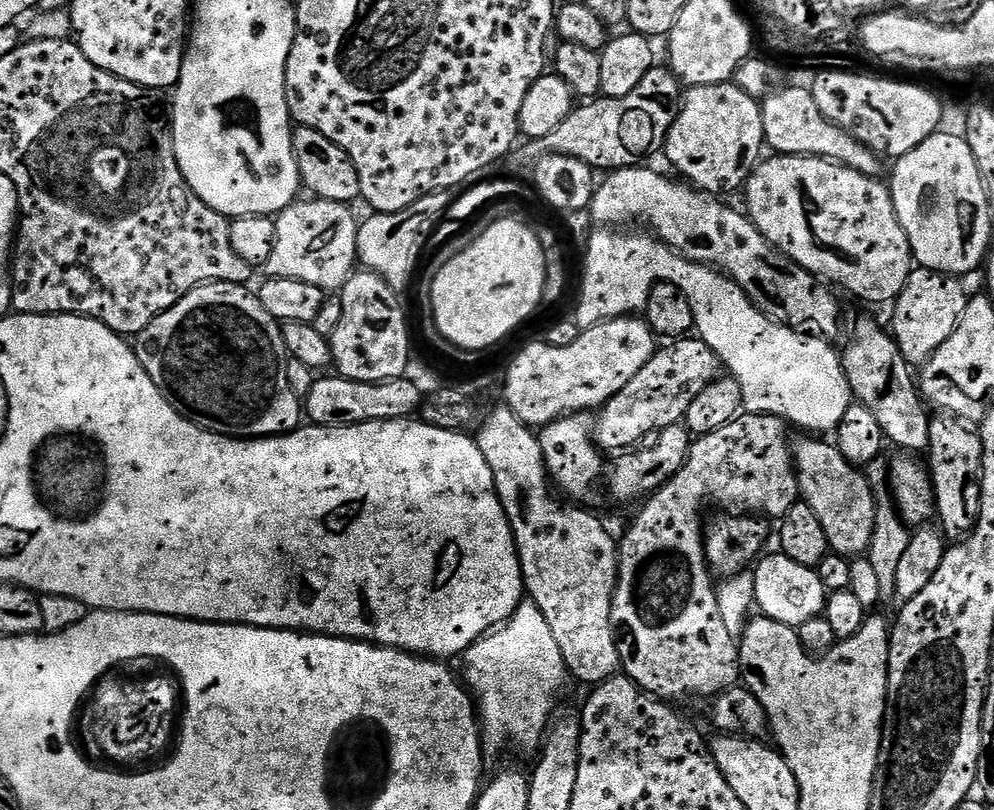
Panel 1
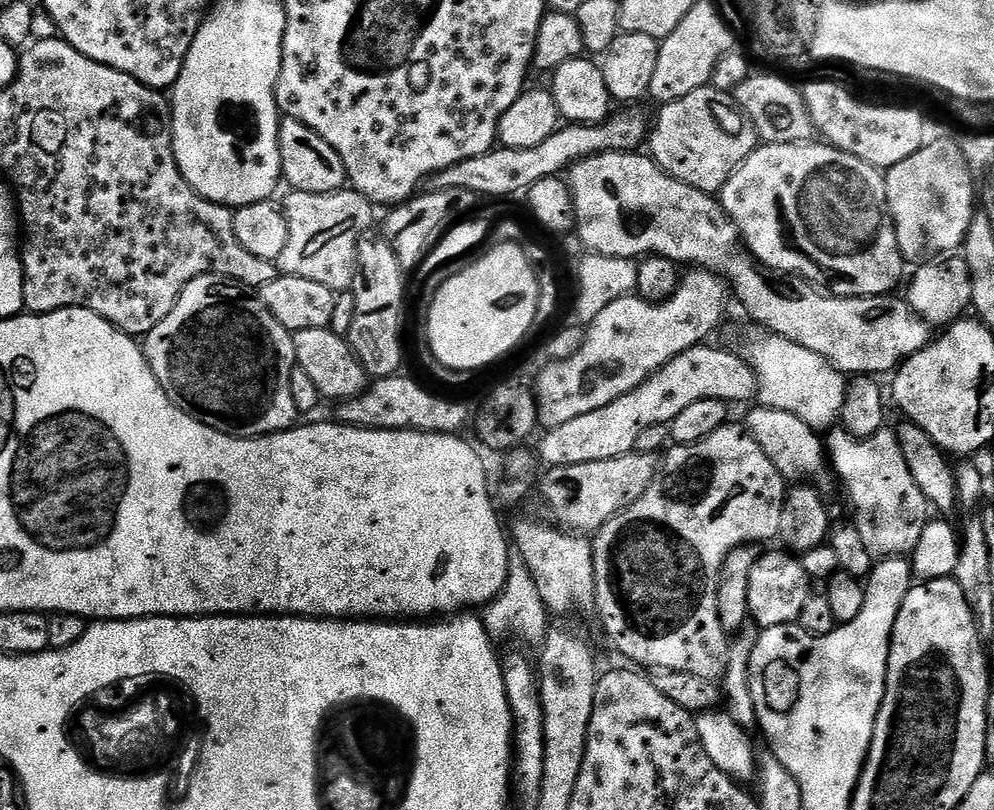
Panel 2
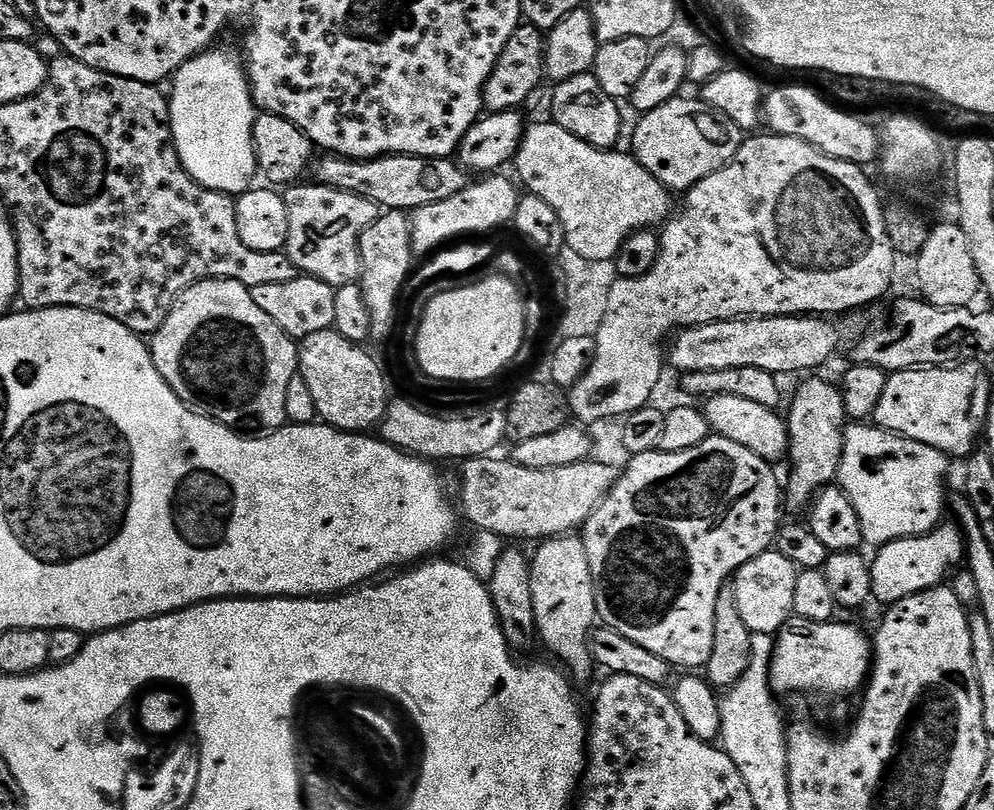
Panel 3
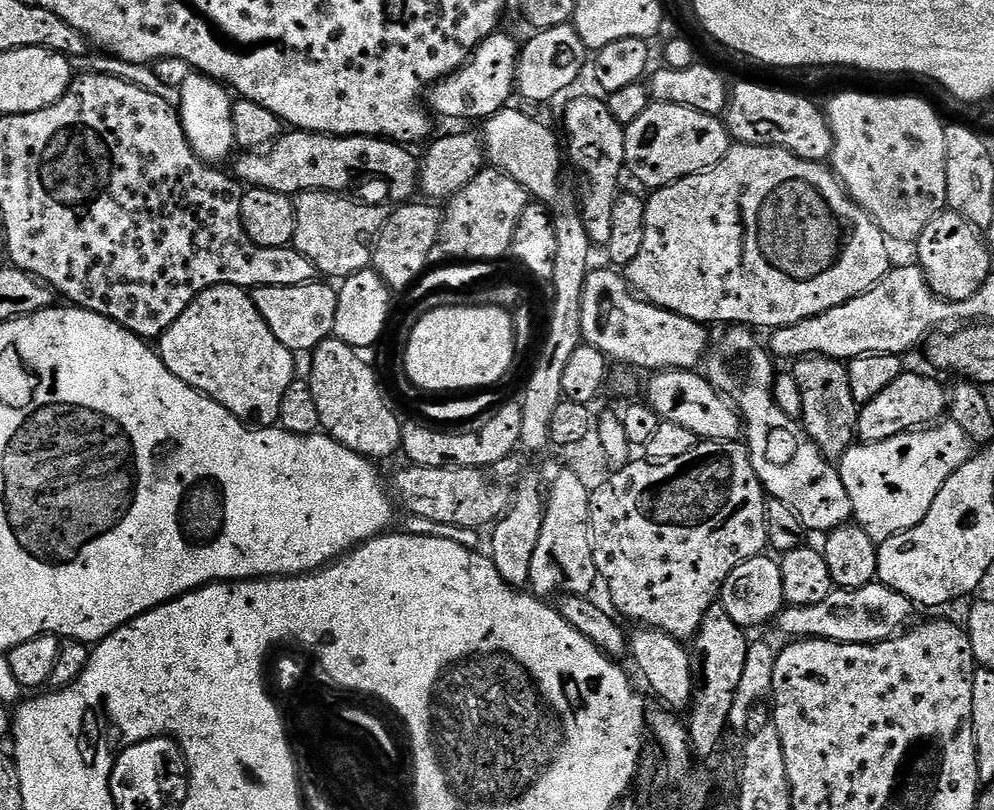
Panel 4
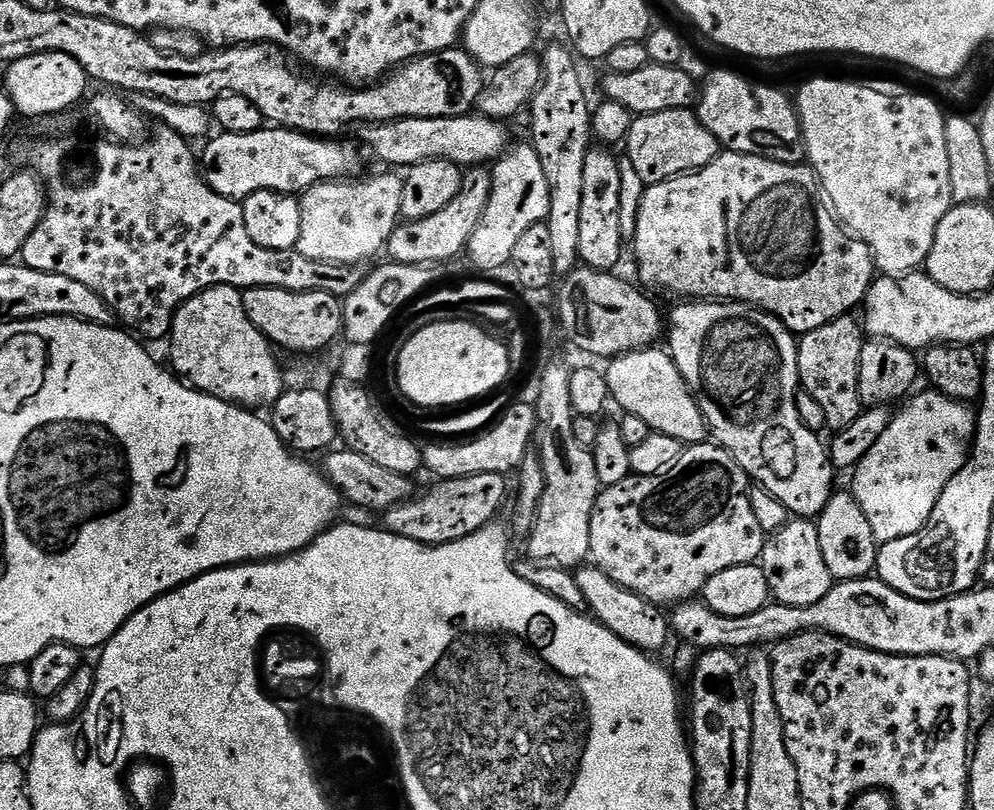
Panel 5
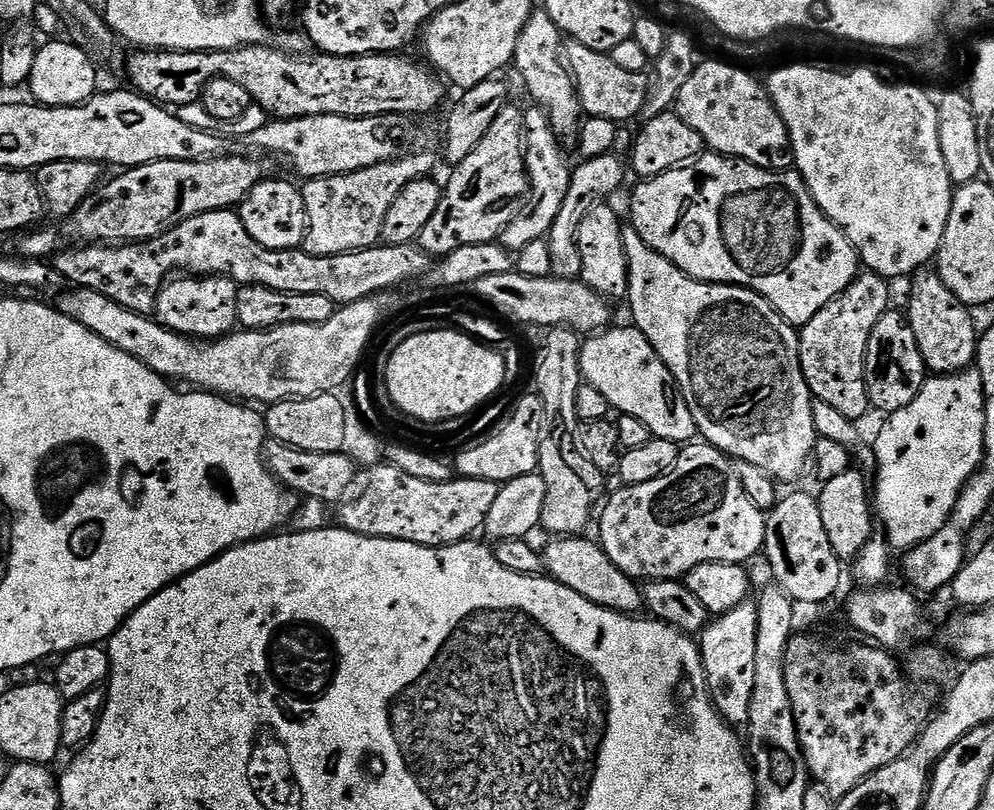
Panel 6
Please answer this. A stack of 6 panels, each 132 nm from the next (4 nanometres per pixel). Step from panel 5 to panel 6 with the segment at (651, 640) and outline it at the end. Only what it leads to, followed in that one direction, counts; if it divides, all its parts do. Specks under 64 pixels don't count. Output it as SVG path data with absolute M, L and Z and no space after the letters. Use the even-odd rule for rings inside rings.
M552 538L547 542L548 549L543 549L544 566L547 575L557 580L562 586L574 590L574 594L582 594L590 602L594 602L603 608L609 608L611 612L636 614L644 608L644 595L639 583L631 580L606 554L600 549L595 539L585 538Z

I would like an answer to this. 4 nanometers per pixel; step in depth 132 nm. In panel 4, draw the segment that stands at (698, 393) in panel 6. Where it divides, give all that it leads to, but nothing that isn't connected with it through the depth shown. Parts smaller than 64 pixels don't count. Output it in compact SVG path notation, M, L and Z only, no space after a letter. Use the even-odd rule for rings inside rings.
M732 326L720 341L711 345L710 351L703 361L702 372L709 384L716 387L721 396L727 398L734 405L742 417L742 436L754 470L762 482L765 493L778 502L786 502L794 514L804 523L809 533L820 532L827 534L853 519L850 494L846 494L846 486L842 486L840 469L833 461L827 460L814 446L814 442L804 433L800 420L791 420L778 406L774 386L778 369L775 368L774 357L767 347L760 345L755 331L747 326Z

